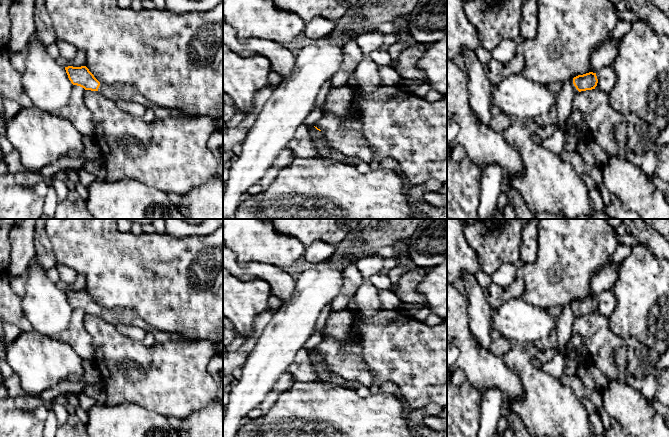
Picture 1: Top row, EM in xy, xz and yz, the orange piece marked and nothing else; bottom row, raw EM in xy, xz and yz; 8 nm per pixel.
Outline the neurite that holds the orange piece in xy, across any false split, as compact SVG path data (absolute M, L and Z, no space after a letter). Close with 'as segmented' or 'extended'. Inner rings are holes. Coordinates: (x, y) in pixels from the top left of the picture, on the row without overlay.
M68 290L65 291L65 294L69 304L73 309L80 310L85 314L97 315L107 323L114 326L135 326L140 327L144 330L148 330L154 335L156 343L163 344L168 341L186 342L184 339L181 339L177 334L163 332L152 328L151 326L148 326L133 310L107 309L104 307L100 307L86 290Z; extended

